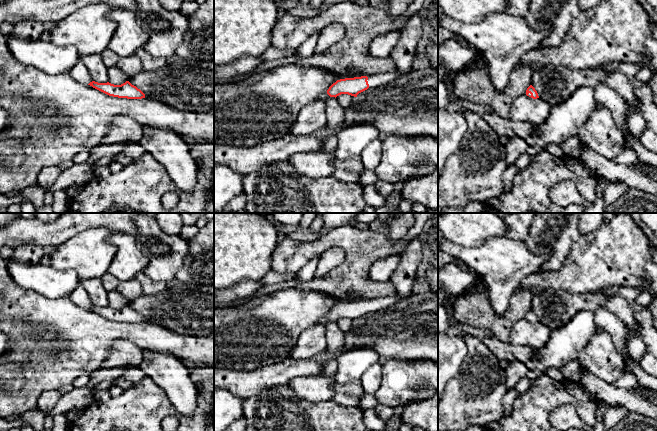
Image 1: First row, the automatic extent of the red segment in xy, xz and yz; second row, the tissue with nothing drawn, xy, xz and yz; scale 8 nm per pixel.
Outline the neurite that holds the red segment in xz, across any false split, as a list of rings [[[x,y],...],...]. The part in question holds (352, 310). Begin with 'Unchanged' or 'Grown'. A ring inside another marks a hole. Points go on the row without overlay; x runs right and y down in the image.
Grown. [[[397,293],[391,296],[384,298],[376,298],[370,300],[361,300],[354,302],[345,302],[337,304],[333,307],[327,314],[327,318],[330,321],[337,321],[341,318],[348,318],[354,321],[368,312],[378,311],[387,307],[390,307],[392,304],[400,301],[405,297],[399,296]]]

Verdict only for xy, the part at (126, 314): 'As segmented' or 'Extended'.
As segmented

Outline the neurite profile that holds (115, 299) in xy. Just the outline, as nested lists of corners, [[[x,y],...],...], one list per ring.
[[[117,290],[108,292],[108,306],[114,309],[121,309],[128,305],[125,298]]]

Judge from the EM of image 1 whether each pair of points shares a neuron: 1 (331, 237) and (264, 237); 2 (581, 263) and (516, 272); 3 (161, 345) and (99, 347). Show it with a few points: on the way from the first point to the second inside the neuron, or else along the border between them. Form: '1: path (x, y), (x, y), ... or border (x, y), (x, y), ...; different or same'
1: border (278, 240), (271, 263); different
2: border (537, 271), (529, 274), (518, 285); different
3: path (146, 335), (114, 334); same

